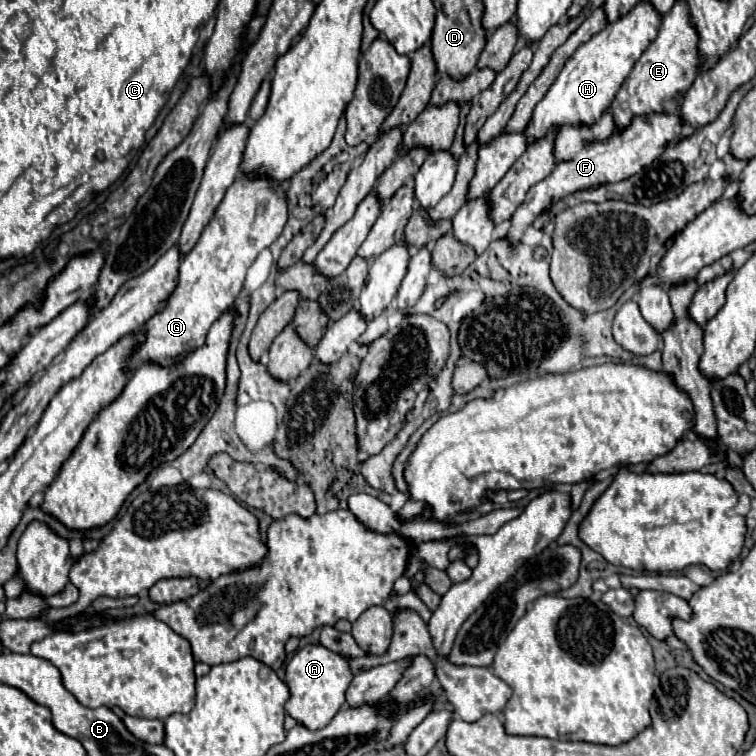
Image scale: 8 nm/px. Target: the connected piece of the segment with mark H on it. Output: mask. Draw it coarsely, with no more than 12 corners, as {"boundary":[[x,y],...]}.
{"boundary":[[645,1],[565,63],[525,127],[595,125],[657,37]]}

